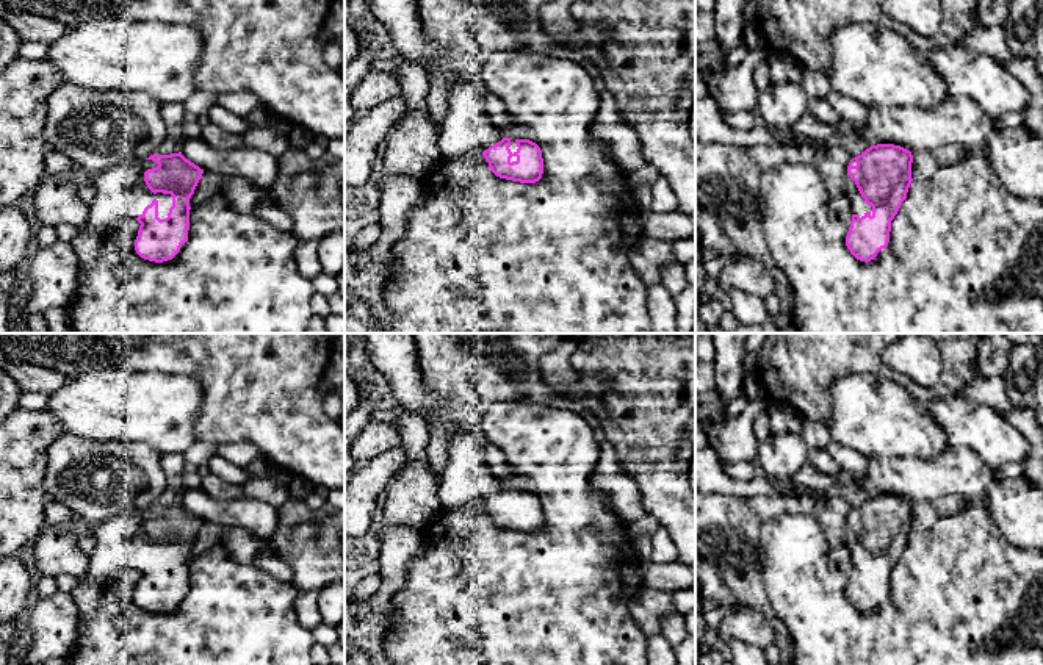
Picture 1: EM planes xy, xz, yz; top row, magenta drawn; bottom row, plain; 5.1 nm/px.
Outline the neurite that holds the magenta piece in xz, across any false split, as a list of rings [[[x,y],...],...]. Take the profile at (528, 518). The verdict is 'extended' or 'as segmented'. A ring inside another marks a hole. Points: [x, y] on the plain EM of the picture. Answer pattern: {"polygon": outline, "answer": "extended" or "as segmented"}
{"polygon": [[[481,429],[451,430],[448,460],[438,476],[438,501],[446,513],[481,504],[490,521],[506,530],[536,534],[543,524],[540,498],[529,490],[504,488],[485,463],[487,441]]], "answer": "extended"}

